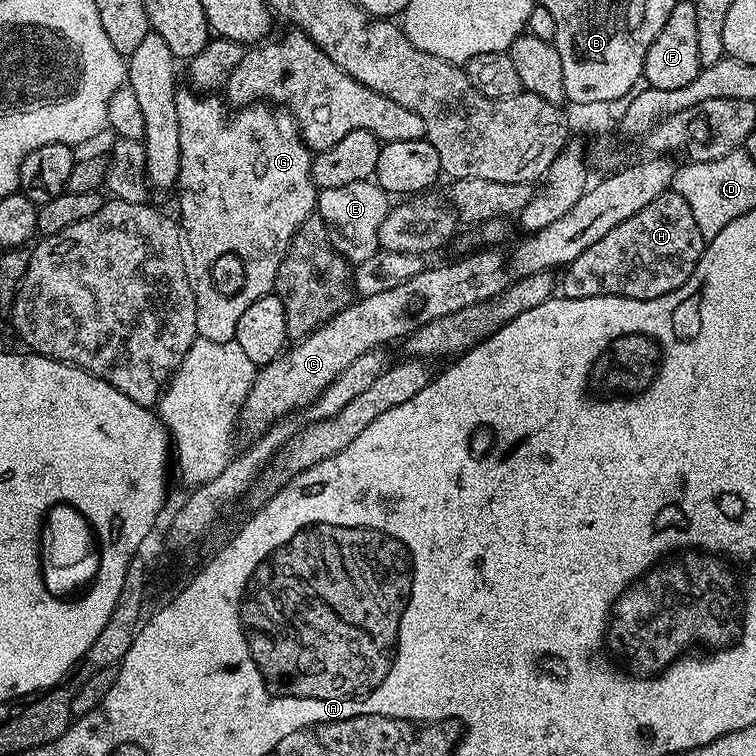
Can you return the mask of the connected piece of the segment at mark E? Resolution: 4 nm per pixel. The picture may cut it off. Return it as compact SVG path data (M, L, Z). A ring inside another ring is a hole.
M375 179L322 188L316 197L316 212L328 226L328 237L332 240L332 245L352 266L366 262L366 258L381 251L378 230L382 230L382 222L388 216L389 207L389 193Z

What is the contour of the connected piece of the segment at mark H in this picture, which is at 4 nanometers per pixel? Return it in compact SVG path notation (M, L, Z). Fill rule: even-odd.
M671 190L663 192L650 206L642 206L634 218L626 218L626 222L618 222L610 234L598 238L594 246L582 250L574 262L563 269L564 281L559 281L558 288L562 291L563 299L577 300L578 298L598 298L599 296L621 296L635 300L662 298L662 294L670 294L678 290L694 274L694 266L704 253L706 241L702 238L702 230L698 230L698 222L694 222L694 214L690 210L690 202Z

